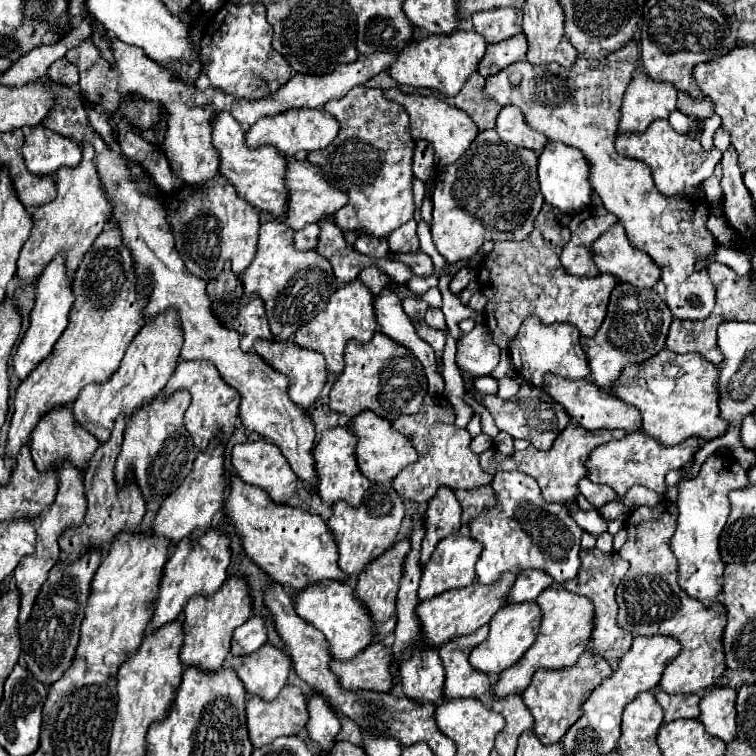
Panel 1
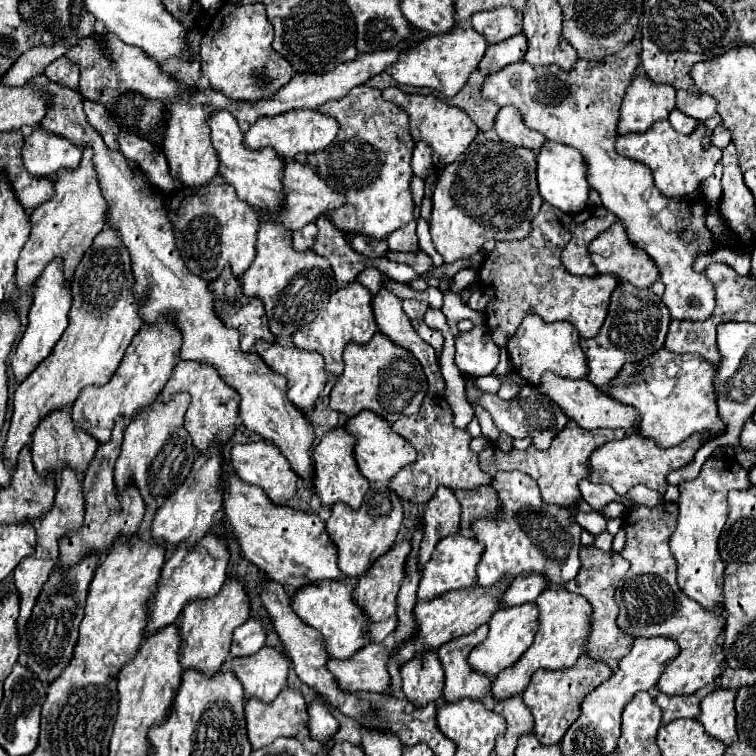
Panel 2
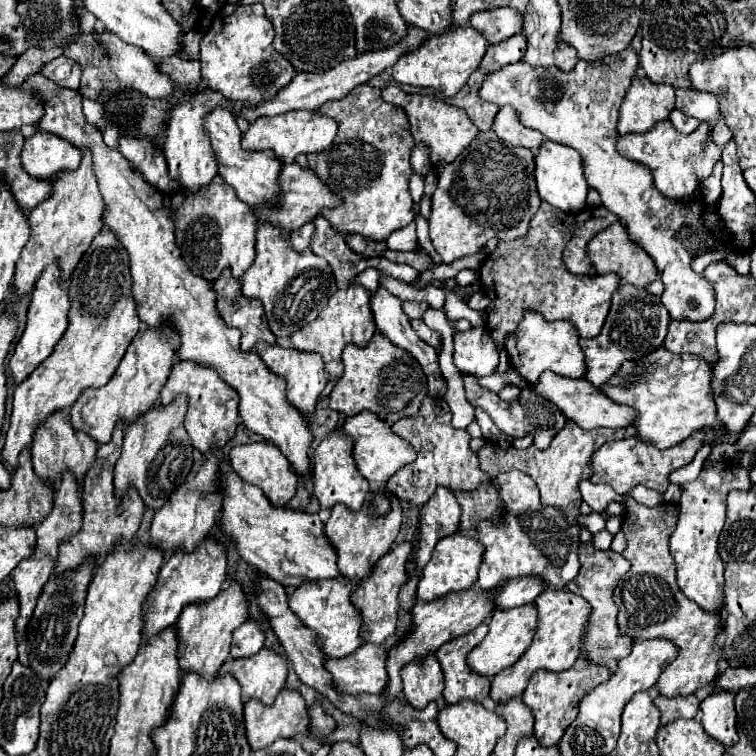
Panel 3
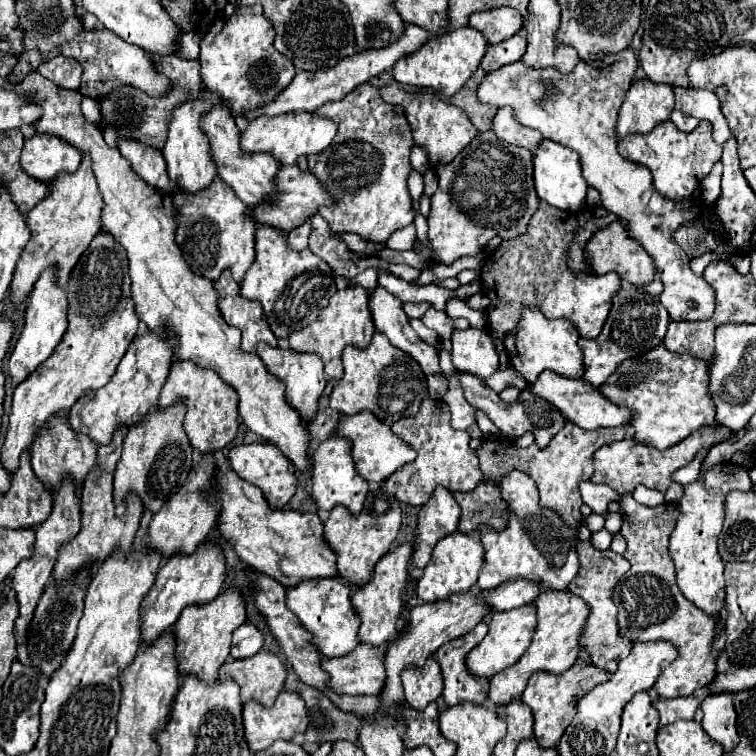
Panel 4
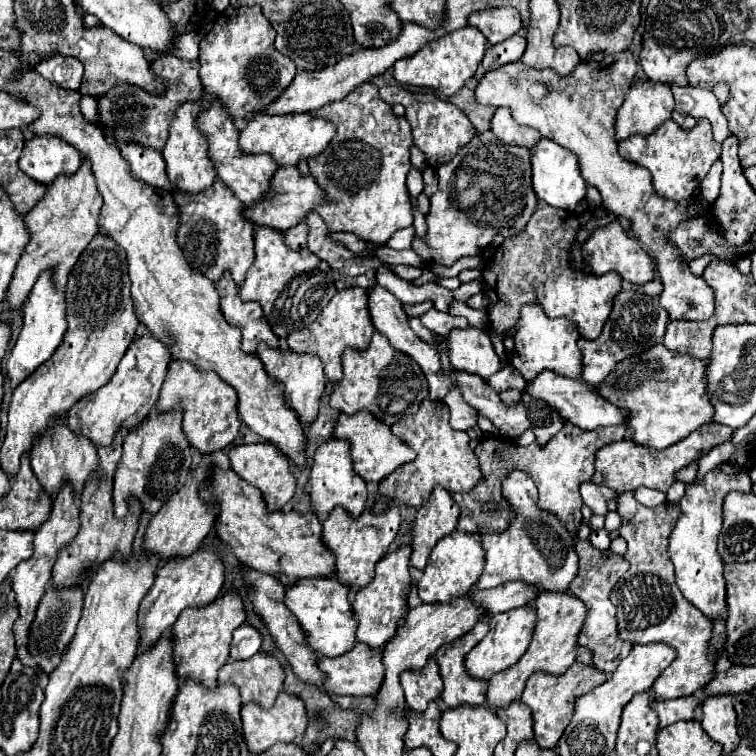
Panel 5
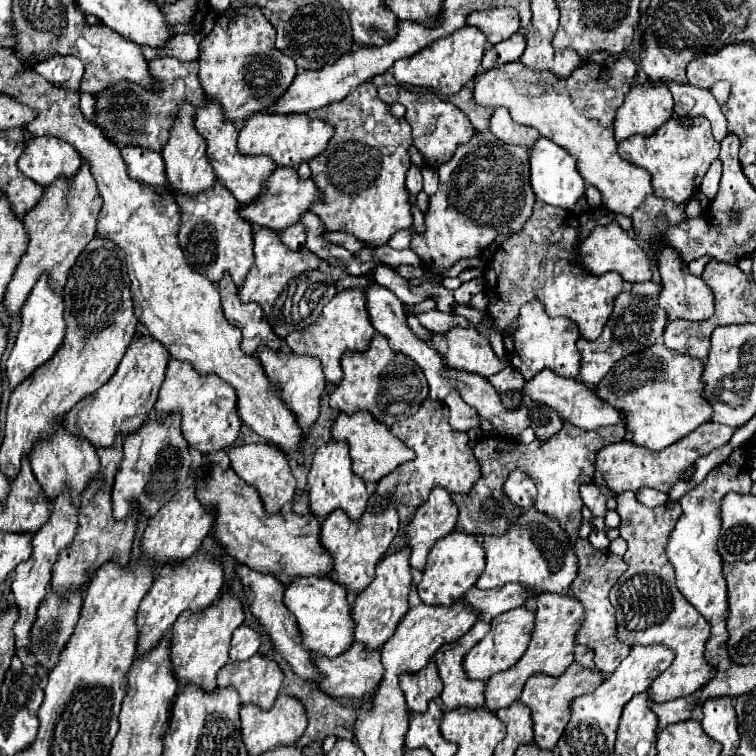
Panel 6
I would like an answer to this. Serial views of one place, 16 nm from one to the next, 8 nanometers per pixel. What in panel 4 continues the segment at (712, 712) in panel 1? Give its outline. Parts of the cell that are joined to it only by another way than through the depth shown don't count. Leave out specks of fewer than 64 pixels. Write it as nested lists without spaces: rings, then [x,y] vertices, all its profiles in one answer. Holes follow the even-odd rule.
[[[724,692],[724,696],[712,696],[708,694],[700,708],[704,712],[702,726],[716,742],[724,744],[724,750],[728,752],[732,746],[736,746],[738,732],[736,732],[736,712],[734,712],[734,694]]]

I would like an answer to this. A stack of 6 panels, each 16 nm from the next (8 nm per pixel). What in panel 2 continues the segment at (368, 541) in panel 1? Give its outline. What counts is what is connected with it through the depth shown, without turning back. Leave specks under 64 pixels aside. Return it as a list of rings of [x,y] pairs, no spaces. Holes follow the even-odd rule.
[[[370,490],[364,498],[364,504],[358,510],[348,508],[348,504],[334,504],[332,516],[328,518],[326,528],[338,548],[340,570],[348,578],[360,578],[378,556],[388,552],[388,548],[392,548],[396,534],[400,530],[402,518],[404,518],[402,500],[400,496],[396,496],[396,492],[390,492],[390,490],[382,490],[382,492]]]

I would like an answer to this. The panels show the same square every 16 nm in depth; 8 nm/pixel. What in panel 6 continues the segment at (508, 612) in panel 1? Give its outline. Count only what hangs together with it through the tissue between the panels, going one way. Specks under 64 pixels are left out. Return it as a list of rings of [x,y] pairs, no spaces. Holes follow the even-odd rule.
[[[526,606],[514,608],[512,612],[504,612],[504,616],[496,616],[496,620],[490,622],[490,632],[464,658],[464,668],[468,676],[474,680],[488,680],[492,674],[504,672],[510,666],[514,666],[530,644],[534,620],[536,620],[536,612]]]

